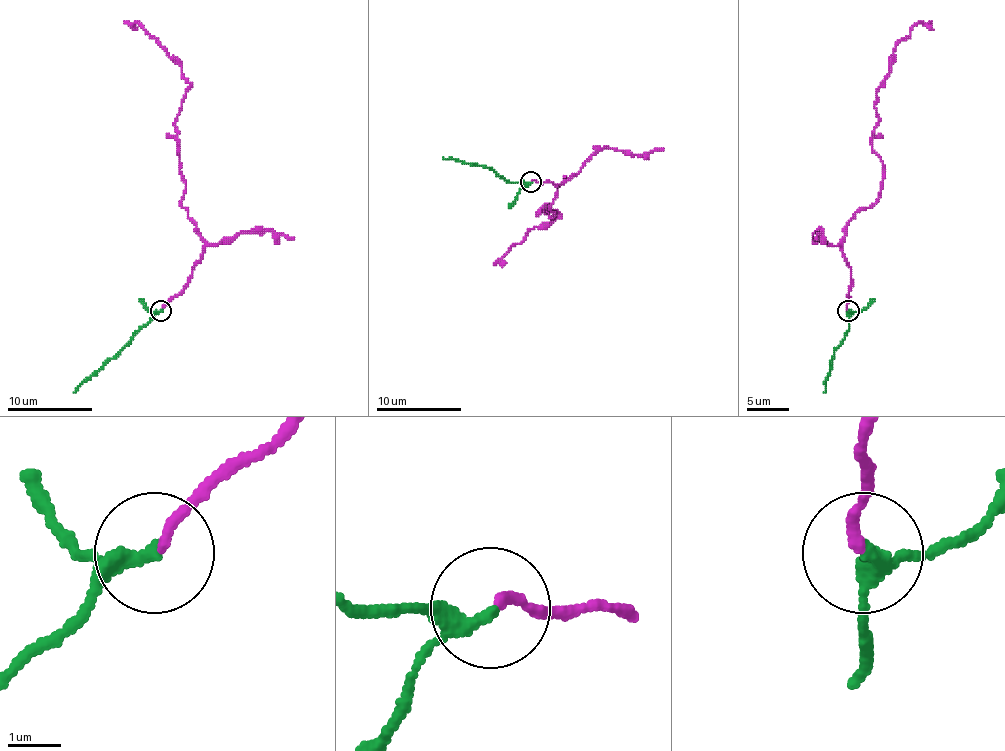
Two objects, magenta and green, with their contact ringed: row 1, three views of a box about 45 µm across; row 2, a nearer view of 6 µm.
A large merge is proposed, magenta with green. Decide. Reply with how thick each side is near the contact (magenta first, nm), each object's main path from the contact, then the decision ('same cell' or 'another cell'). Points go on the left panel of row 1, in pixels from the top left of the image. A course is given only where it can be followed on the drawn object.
calibres 190 and 240 nm; course magenta (162, 311), (188, 282), (205, 244), (181, 201), (175, 123), (190, 83), (141, 25), (133, 30); course green (160, 311), (73, 392); same cell

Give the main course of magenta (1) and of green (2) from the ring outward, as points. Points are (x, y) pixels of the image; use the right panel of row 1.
1: (849, 311), (844, 229), (876, 201), (883, 178), (872, 148), (874, 102), (893, 49), (914, 25), (933, 30)
2: (849, 311), (849, 331), (834, 352), (823, 392)

